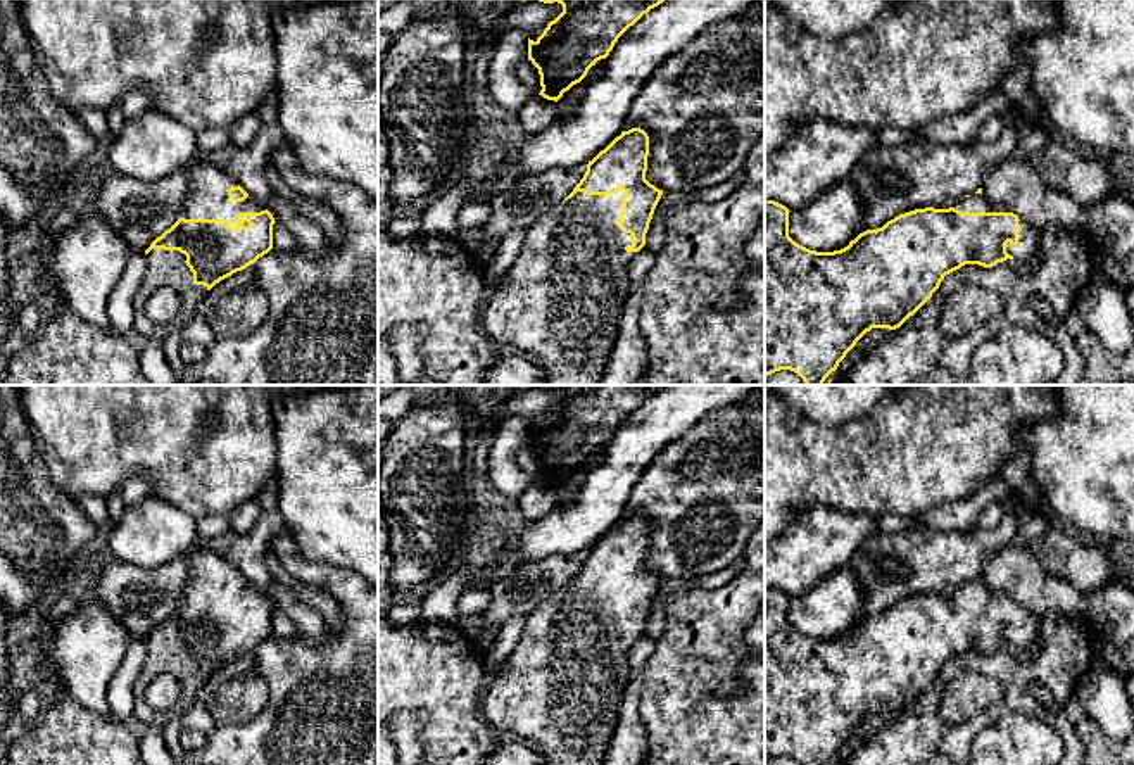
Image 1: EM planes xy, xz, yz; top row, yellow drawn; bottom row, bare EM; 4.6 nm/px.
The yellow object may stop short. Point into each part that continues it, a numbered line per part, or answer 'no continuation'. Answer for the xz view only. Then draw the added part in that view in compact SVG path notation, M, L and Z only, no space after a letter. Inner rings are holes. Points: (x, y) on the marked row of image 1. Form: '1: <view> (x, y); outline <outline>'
1: xz (561, 301); outline M618 190L611 195L587 195L583 192L576 192L571 199L561 202L554 211L544 214L533 226L526 230L520 256L507 269L506 281L502 285L495 285L490 297L483 302L480 323L487 338L497 344L509 345L516 352L528 356L545 375L542 385L601 385L616 340L621 311L628 297L628 271L635 257L635 252L625 250L633 242L632 235L625 233L614 224L623 212L623 195L623 190Z

